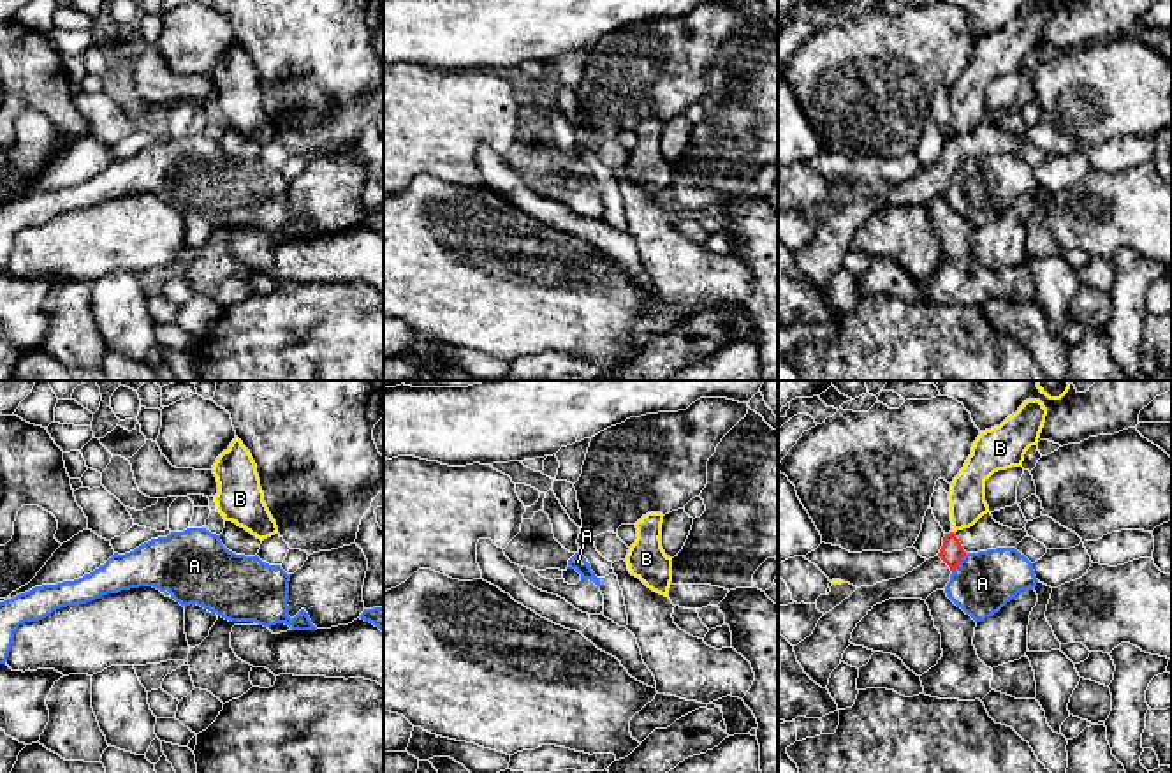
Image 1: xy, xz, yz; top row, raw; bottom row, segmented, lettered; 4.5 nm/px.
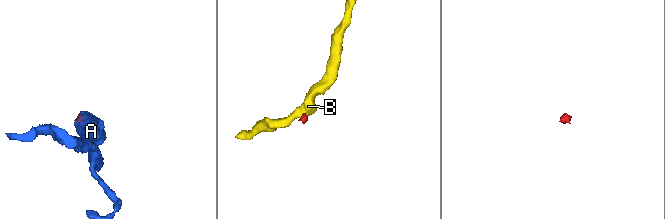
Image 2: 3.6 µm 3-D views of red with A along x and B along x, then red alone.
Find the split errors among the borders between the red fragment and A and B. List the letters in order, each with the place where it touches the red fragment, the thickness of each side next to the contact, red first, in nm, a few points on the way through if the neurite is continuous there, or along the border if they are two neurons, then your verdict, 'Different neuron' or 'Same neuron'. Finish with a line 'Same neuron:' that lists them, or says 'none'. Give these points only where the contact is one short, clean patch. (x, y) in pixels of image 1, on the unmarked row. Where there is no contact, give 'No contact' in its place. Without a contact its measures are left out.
A: Touches red at yz (959, 166). Thickness 100 nm (red) against 280 nm. Boundary: yz (966, 159), (952, 176). Different neuron
B: Touches red at yz (952, 138). Thickness 100 nm (red) against 170 nm. Boundary: yz (951, 136), (954, 139). Different neuron
Same neuron: none

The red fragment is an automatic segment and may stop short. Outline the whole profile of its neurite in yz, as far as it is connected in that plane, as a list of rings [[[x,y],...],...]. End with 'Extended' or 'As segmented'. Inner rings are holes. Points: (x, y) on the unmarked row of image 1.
[[[991,118],[970,134],[945,139],[943,151],[934,164],[901,183],[861,192],[825,218],[813,239],[794,252],[797,268],[817,291],[827,294],[831,278],[841,269],[845,255],[852,250],[853,234],[876,210],[889,204],[926,206],[933,197],[945,195],[952,176],[966,158],[1015,153],[1024,143],[1028,143],[1026,134],[1003,132],[993,125]]]. Extended

